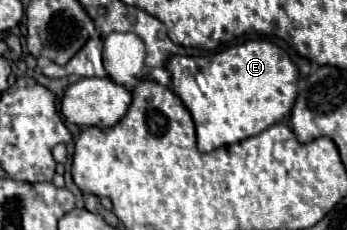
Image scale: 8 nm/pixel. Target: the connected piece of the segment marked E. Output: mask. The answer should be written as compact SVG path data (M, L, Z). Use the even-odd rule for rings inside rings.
M262 39L246 41L212 57L202 57L200 65L194 57L176 55L170 57L168 67L172 71L170 89L182 99L194 119L200 151L242 141L284 121L298 95L298 67L284 49Z

